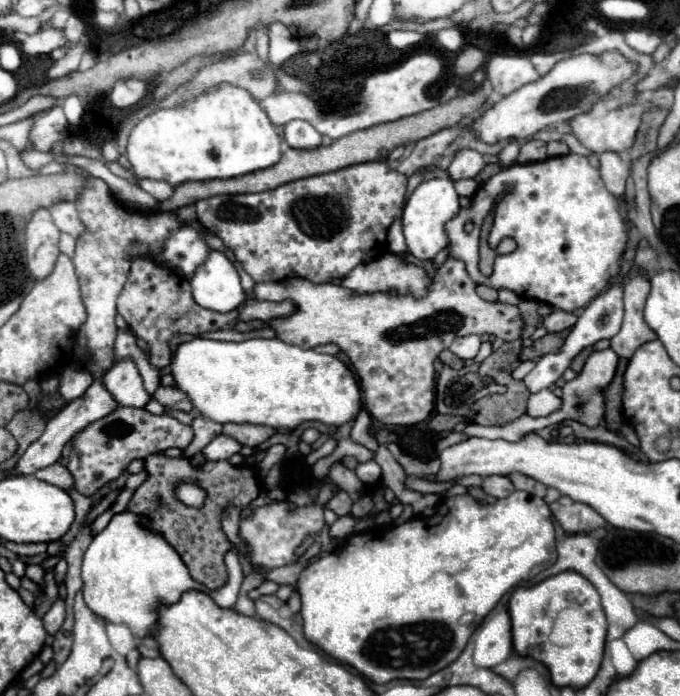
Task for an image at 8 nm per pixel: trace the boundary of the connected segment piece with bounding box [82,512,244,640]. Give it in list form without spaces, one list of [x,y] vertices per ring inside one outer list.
[[[132,512],[116,514],[110,524],[98,532],[84,554],[82,580],[84,580],[84,602],[102,620],[114,624],[126,624],[136,638],[150,636],[158,626],[160,606],[168,606],[180,600],[188,590],[206,592],[220,608],[232,608],[236,604],[244,574],[238,552],[230,550],[228,556],[228,582],[218,590],[208,590],[200,582],[194,582],[188,568],[176,554],[176,550],[156,532],[142,528],[148,522]]]

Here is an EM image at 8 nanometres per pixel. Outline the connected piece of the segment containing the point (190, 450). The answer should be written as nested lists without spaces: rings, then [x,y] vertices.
[[[196,414],[194,422],[192,422],[192,430],[194,430],[194,440],[182,452],[182,456],[186,456],[186,458],[192,458],[194,454],[202,452],[208,446],[208,442],[212,442],[222,432],[222,426],[218,422],[212,422],[210,418],[206,418],[202,414]]]

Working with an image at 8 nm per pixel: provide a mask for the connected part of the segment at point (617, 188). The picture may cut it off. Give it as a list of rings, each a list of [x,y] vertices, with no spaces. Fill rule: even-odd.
[[[604,152],[600,156],[600,176],[610,194],[622,198],[626,190],[626,178],[630,176],[628,162],[614,152]]]

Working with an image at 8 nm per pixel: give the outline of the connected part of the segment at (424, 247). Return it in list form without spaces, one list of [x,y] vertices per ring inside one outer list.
[[[432,178],[422,182],[412,196],[406,202],[404,214],[402,214],[402,226],[404,226],[404,238],[408,244],[408,252],[416,256],[418,260],[432,260],[440,250],[448,246],[448,234],[446,234],[446,222],[454,218],[460,212],[458,194],[454,190],[454,182],[448,178]]]

